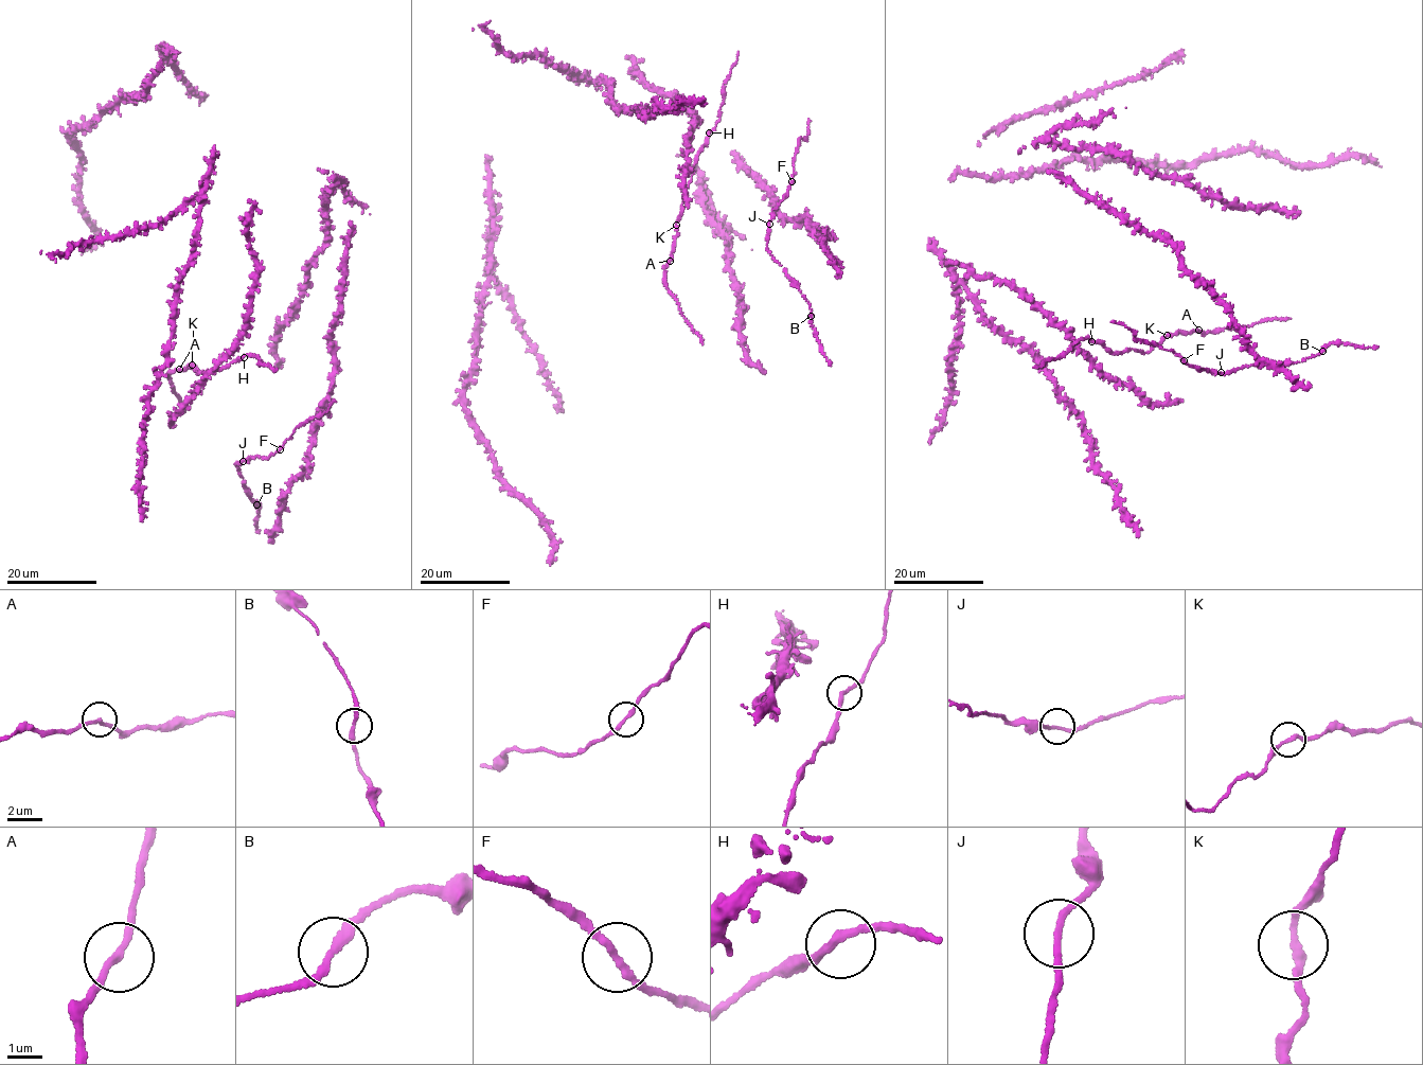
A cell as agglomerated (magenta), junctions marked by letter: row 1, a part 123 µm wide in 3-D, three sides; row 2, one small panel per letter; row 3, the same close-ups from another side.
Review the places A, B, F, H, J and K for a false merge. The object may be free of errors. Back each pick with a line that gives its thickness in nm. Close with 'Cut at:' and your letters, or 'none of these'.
B: Thickness 200 nm
Cut at: B

